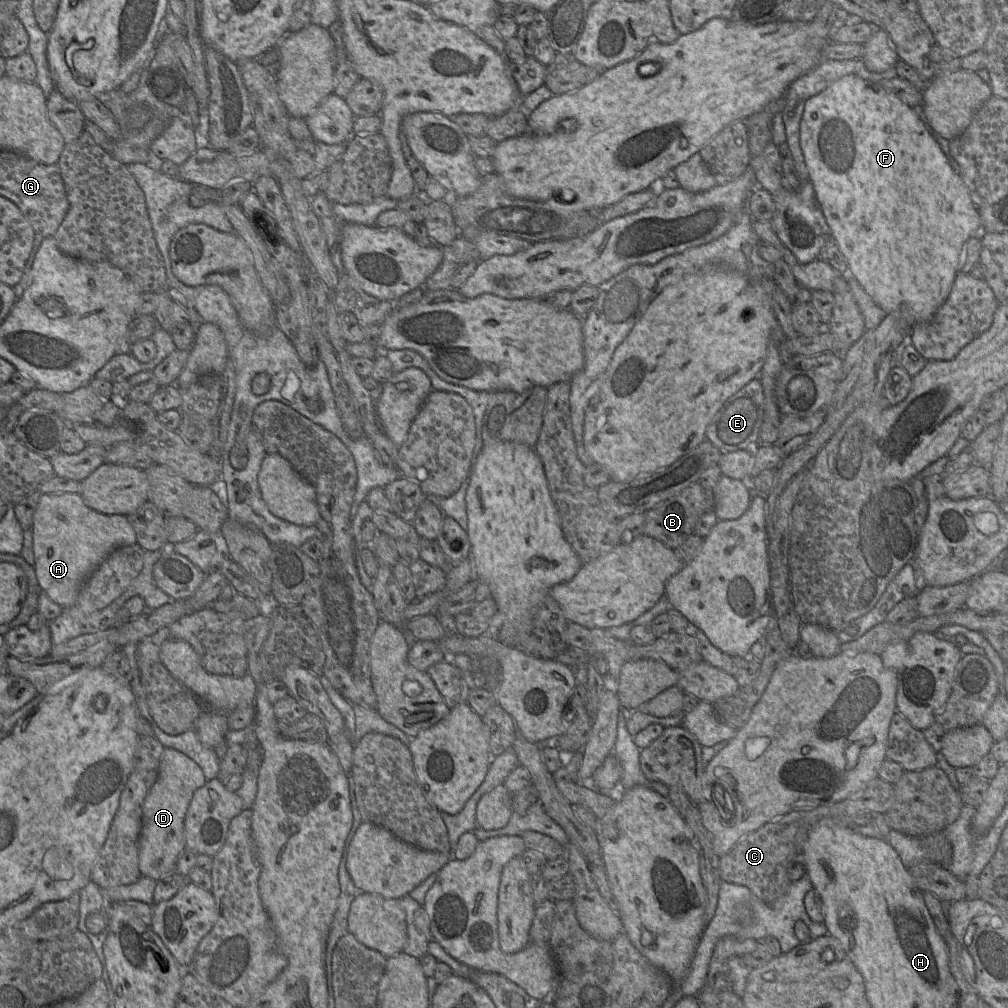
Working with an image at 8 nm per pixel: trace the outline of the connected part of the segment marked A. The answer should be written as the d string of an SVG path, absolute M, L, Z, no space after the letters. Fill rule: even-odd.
M79 493L42 494L32 525L34 569L48 597L70 608L94 570L115 549L137 543L135 531L126 515L106 515L87 506Z

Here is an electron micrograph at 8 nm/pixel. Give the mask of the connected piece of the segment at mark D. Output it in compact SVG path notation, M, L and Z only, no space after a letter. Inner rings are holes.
M164 747L158 777L143 805L139 838L139 869L142 876L159 881L177 872L177 861L186 848L184 823L194 792L207 782L201 767L182 752Z

